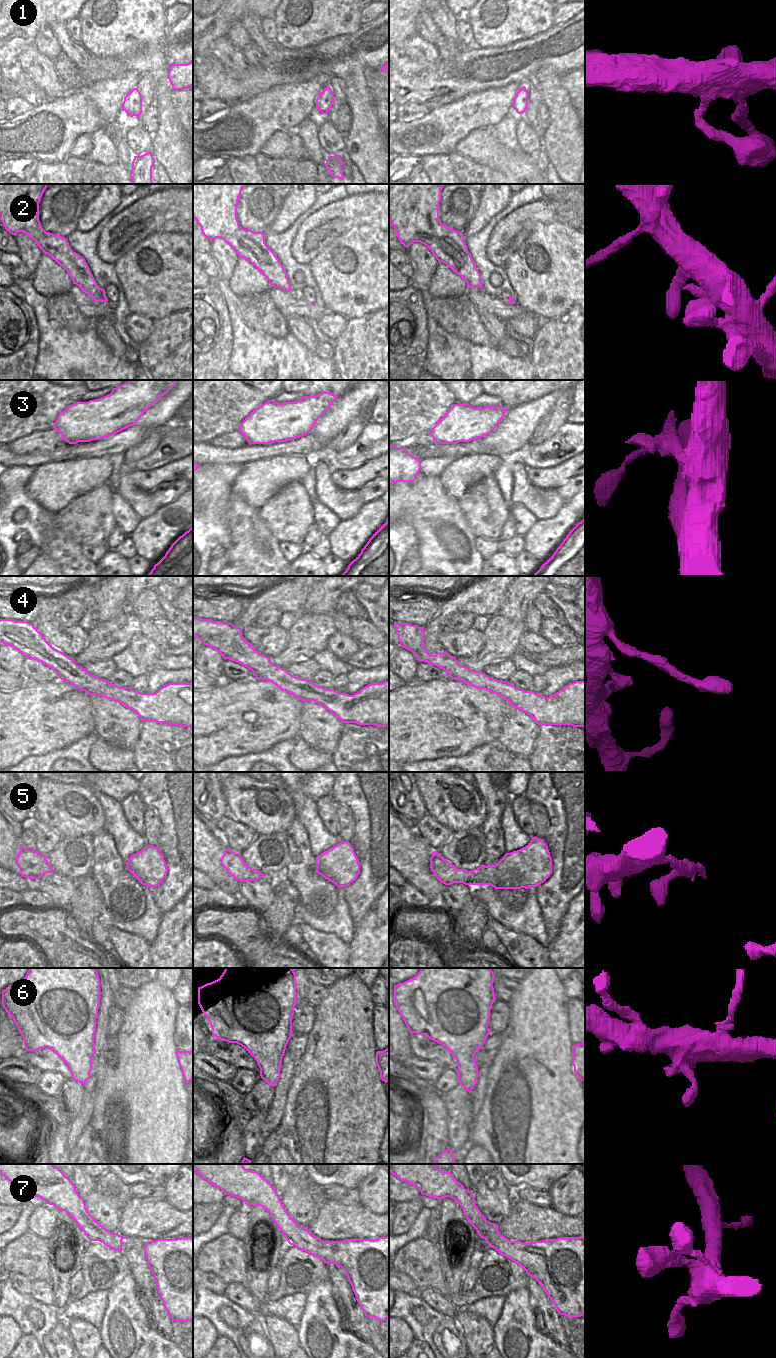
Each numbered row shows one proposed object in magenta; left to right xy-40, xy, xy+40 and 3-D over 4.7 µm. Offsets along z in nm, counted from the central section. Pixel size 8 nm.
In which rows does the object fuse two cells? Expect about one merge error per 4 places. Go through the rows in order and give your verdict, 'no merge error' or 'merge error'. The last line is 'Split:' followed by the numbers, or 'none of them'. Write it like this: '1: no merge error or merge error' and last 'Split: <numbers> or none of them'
1: no merge error
2: no merge error
3: merge error
4: no merge error
5: merge error
6: no merge error
7: no merge error
Split: 3, 5

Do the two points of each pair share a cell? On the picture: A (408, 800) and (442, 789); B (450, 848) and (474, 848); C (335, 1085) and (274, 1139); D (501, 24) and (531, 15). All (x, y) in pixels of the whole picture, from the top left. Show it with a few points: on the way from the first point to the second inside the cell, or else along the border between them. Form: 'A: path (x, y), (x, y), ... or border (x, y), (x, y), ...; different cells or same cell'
A: border (415, 782), (426, 812); different cells
B: path (456, 848), (468, 848); same cell
C: border (278, 1128), (280, 1146); different cells
D: path (508, 17), (510, 15), (524, 15); same cell

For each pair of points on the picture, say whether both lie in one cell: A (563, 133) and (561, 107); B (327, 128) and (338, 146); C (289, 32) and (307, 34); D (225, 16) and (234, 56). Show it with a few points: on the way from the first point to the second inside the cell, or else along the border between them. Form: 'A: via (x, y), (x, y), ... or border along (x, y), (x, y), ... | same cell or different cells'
A: via (563, 127), (562, 113) | same cell
B: via (327, 132), (337, 142) | same cell
C: via (293, 32), (303, 32) | same cell
D: border along (225, 35), (217, 38), (212, 43), (210, 54) | different cells

